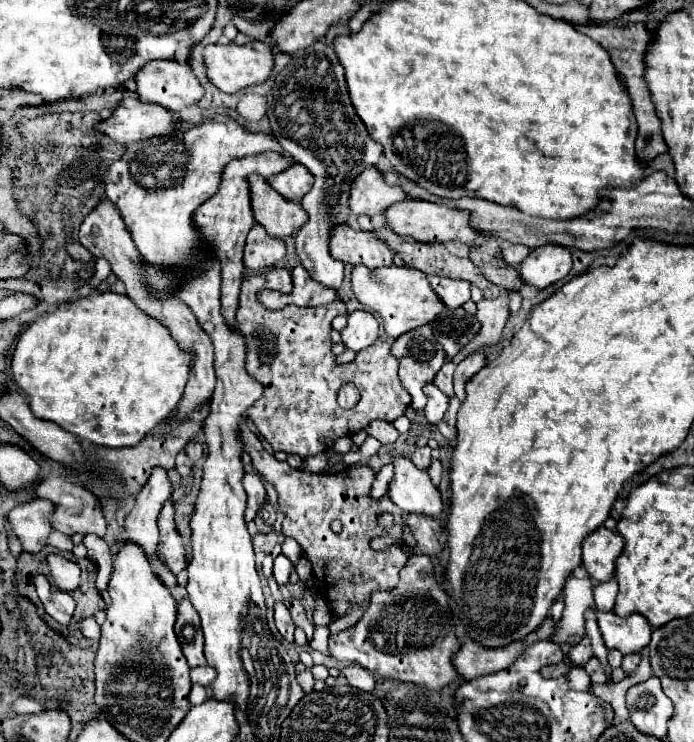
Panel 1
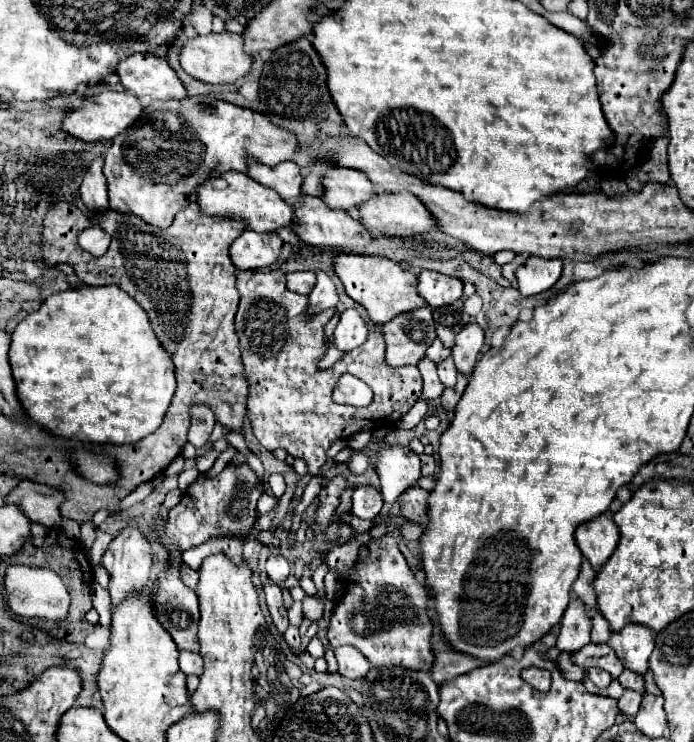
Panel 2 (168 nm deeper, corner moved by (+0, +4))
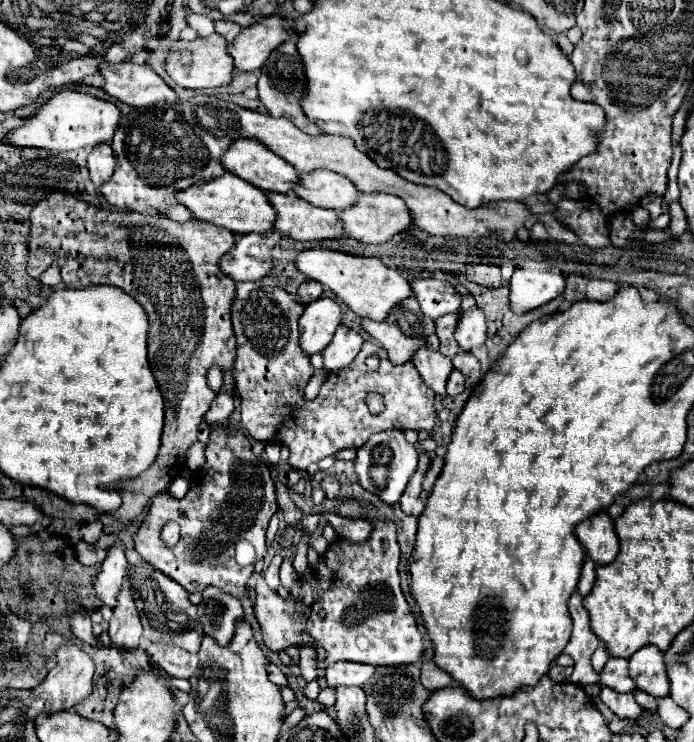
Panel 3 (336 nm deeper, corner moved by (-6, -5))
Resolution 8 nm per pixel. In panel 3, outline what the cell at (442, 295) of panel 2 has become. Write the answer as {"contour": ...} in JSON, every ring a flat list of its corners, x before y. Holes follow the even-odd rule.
{"contour":[[413,280,411,288,415,288,415,298,421,306,421,312,431,320,457,312,461,308,463,296,455,290,453,284,445,280]]}

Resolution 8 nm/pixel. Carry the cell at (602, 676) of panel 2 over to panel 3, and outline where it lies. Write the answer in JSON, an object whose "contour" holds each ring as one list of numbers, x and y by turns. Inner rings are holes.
{"contour":[[603,686,599,696,619,718,637,718,641,714,641,706,635,702,633,694,621,694]]}

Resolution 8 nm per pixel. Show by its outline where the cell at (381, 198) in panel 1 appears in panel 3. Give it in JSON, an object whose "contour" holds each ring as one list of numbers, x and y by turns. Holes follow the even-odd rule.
{"contour":[[327,170,301,174,301,184,297,194,299,198,311,202,313,206,333,208,337,212,351,208,361,196,361,192,357,190,355,184,351,184,351,180]]}

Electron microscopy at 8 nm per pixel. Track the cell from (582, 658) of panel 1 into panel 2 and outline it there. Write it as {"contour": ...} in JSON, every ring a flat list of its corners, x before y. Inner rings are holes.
{"contour":[[571,599,569,607,561,619,561,633,557,639,559,651,579,651,589,643,591,635,591,617,585,611,581,599]]}

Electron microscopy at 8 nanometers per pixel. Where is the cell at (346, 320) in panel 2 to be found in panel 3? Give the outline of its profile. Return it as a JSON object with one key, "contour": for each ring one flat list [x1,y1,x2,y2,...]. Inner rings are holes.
{"contour":[[341,324,331,340,331,344,323,350,323,358,325,358,325,368,327,370,339,370,351,364,351,360,359,354,361,346,363,346,363,336,359,332,355,332,353,328]]}

